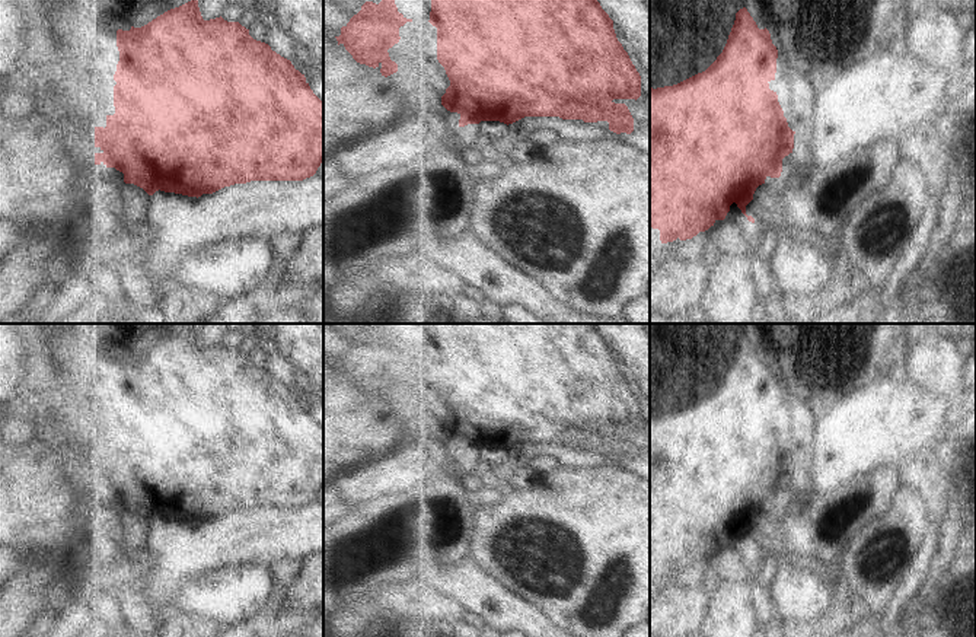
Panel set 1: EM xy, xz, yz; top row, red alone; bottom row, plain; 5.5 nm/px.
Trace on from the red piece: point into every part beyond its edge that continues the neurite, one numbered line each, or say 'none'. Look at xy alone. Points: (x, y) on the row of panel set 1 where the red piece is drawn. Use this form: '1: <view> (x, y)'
none

